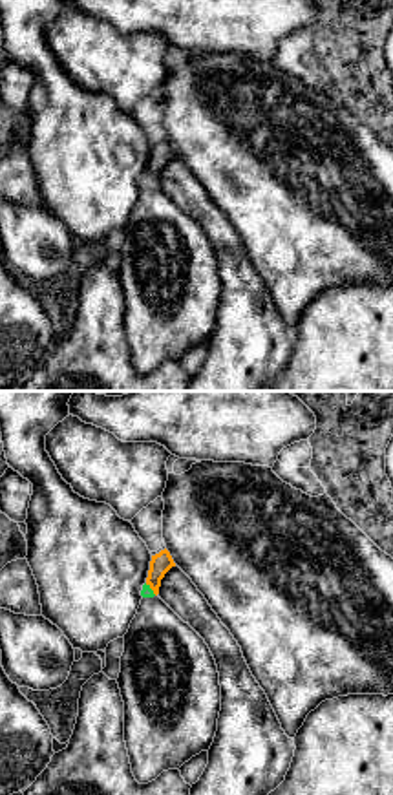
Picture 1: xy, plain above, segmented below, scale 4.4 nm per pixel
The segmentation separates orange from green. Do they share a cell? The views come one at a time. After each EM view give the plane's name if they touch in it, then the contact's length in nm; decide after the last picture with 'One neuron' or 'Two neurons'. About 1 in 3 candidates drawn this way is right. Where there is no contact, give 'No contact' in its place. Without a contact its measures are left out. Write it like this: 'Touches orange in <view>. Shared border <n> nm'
Touches orange in xy. Shared border 80 nm

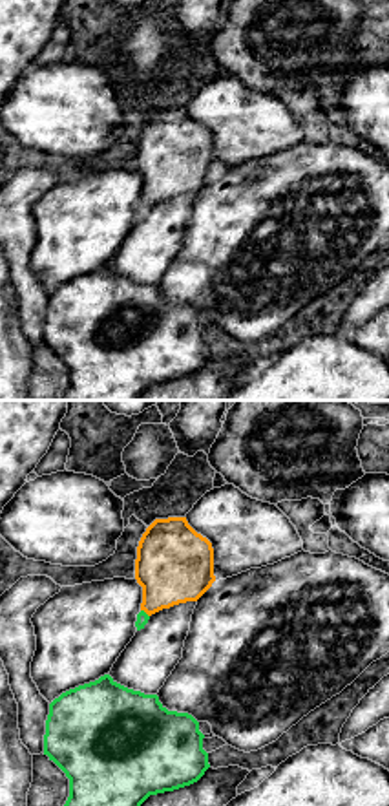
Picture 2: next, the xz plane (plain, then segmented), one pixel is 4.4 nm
Touches orange in xz. Shared border 50 nm

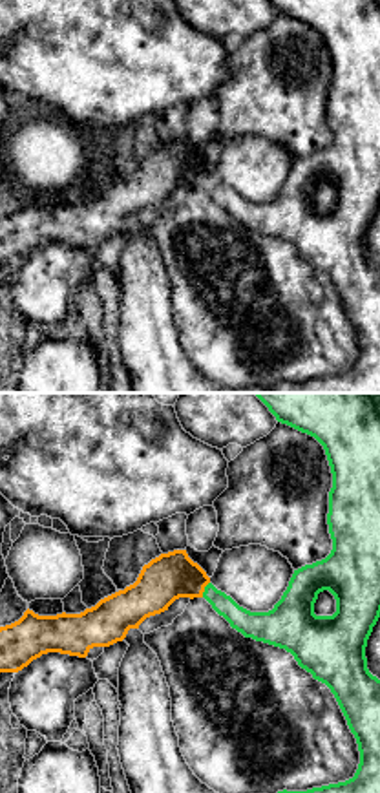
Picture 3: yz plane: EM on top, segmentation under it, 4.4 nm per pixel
Touches orange in yz. Shared border 80 nm

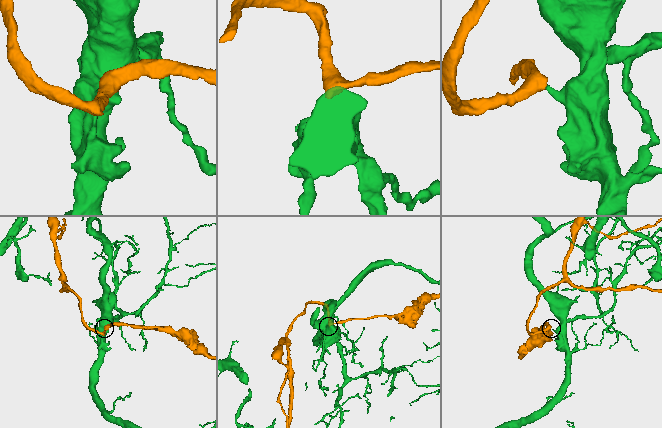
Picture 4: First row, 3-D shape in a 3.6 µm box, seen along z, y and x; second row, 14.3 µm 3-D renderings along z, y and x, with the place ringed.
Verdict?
Two neurons

